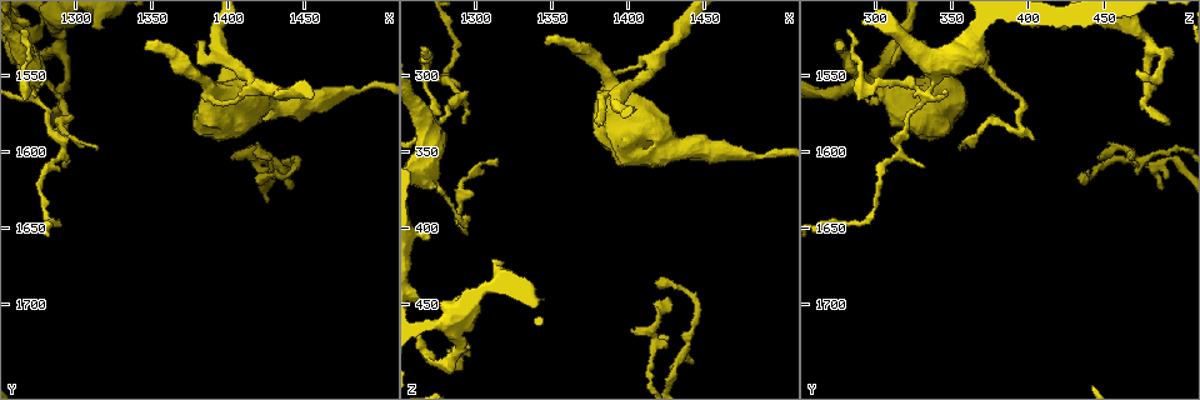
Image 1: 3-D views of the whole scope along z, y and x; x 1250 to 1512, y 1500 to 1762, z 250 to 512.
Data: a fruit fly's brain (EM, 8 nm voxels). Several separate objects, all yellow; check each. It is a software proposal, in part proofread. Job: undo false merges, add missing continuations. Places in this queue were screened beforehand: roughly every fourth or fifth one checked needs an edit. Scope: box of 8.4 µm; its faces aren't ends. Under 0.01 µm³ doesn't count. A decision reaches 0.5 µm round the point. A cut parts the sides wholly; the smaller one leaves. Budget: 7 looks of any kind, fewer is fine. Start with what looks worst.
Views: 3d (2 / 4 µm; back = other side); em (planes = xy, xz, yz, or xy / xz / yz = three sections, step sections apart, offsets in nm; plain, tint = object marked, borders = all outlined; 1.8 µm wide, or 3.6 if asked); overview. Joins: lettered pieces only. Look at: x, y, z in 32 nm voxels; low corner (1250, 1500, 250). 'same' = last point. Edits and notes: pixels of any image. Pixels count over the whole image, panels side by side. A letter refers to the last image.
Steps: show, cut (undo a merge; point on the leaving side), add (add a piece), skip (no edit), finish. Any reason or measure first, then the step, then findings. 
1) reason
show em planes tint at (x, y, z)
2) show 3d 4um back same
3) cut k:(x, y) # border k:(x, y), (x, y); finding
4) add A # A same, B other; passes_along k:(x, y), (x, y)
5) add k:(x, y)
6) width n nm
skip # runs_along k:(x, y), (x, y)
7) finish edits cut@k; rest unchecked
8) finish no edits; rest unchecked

thick turns thin
show em yz step 16 tint at (1272, 1560, 332)

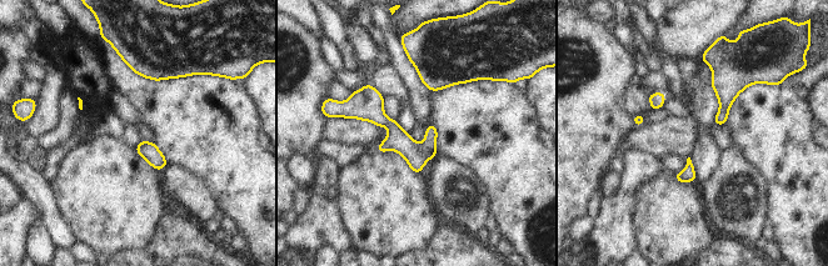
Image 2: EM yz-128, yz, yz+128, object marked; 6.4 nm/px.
another direction
show em planes borders same

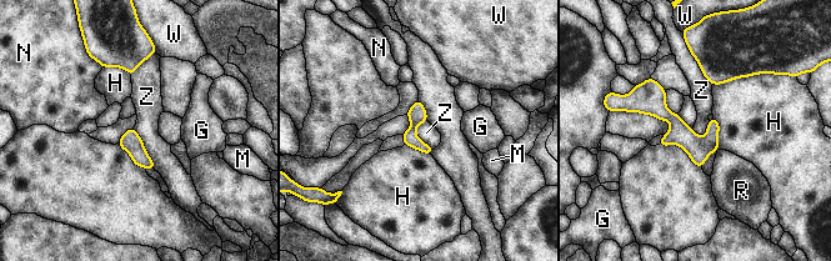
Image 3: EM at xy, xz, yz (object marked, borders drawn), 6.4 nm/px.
skip # G other, H other, M other, N other, R other, W other, Z other; border 3:(685, 44), (702, 75), (712, 84); all the same neuron

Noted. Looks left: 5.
branch stops here
show 3d 2um at (1346, 1534, 278)

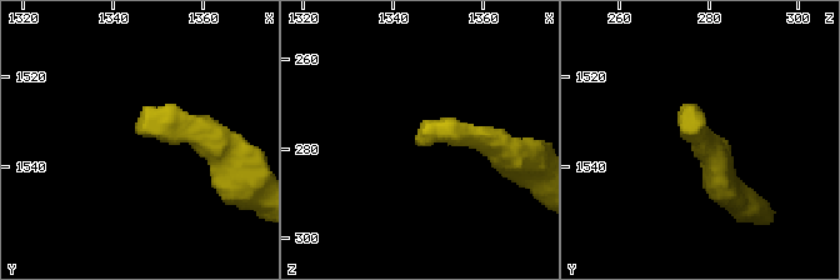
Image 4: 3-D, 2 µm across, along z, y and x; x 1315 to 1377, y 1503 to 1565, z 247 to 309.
need the tissue
show em 3.6um xz step 4 borders at (1346, 1534, 278)

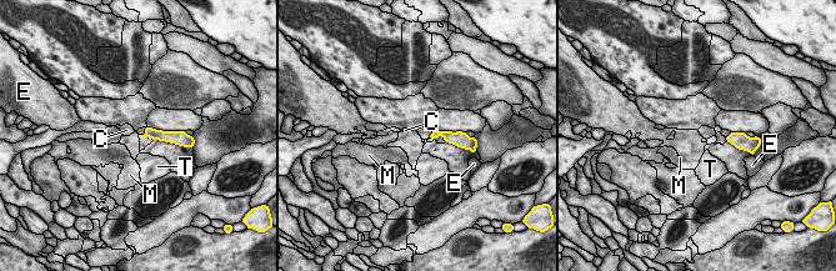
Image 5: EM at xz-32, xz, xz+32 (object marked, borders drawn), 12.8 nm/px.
another direction
show em 3.6um planes borders same

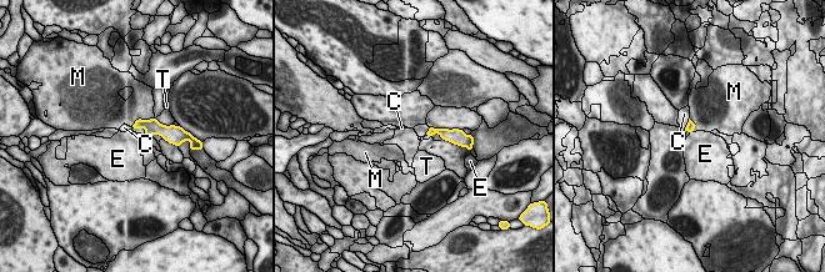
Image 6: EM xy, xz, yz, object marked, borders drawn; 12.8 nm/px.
add C # C same, E other, M other, T other; the neuron continues

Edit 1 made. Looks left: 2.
finish edits add@6; rest unchecked

